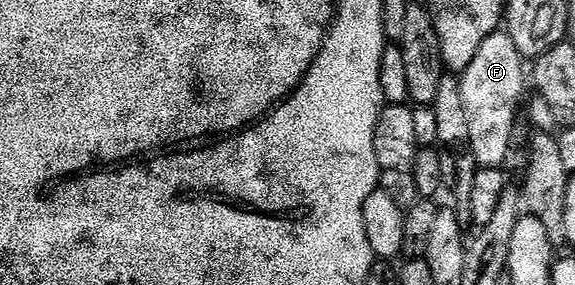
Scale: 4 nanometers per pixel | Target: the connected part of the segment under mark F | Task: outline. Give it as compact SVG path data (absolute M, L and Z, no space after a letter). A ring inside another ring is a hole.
M498 31L483 39L471 67L460 74L463 91L463 111L467 111L469 132L468 152L472 153L478 166L501 167L509 157L513 145L513 124L517 121L517 108L527 85L527 67L521 52L515 47L507 31Z

